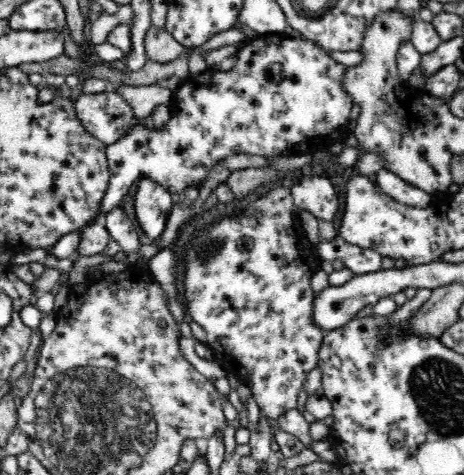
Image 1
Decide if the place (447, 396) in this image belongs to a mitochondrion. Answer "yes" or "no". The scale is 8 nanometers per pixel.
yes

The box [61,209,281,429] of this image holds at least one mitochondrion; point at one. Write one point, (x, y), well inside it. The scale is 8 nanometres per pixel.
(214, 250)

